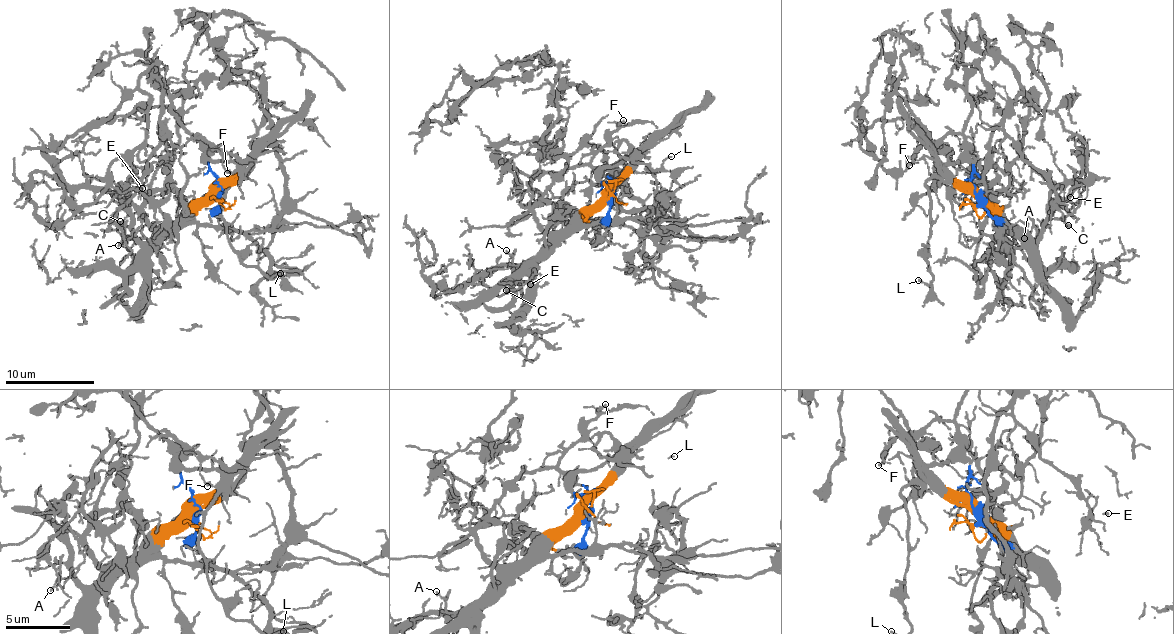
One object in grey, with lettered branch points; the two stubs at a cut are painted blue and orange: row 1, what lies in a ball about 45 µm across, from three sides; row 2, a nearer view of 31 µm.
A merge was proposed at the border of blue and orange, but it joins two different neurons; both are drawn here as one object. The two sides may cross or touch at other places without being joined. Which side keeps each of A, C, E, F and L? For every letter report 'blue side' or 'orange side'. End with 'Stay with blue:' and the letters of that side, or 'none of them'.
A: orange side
C: orange side
E: orange side
F: blue side
L: blue side
Stay with blue: F, L

